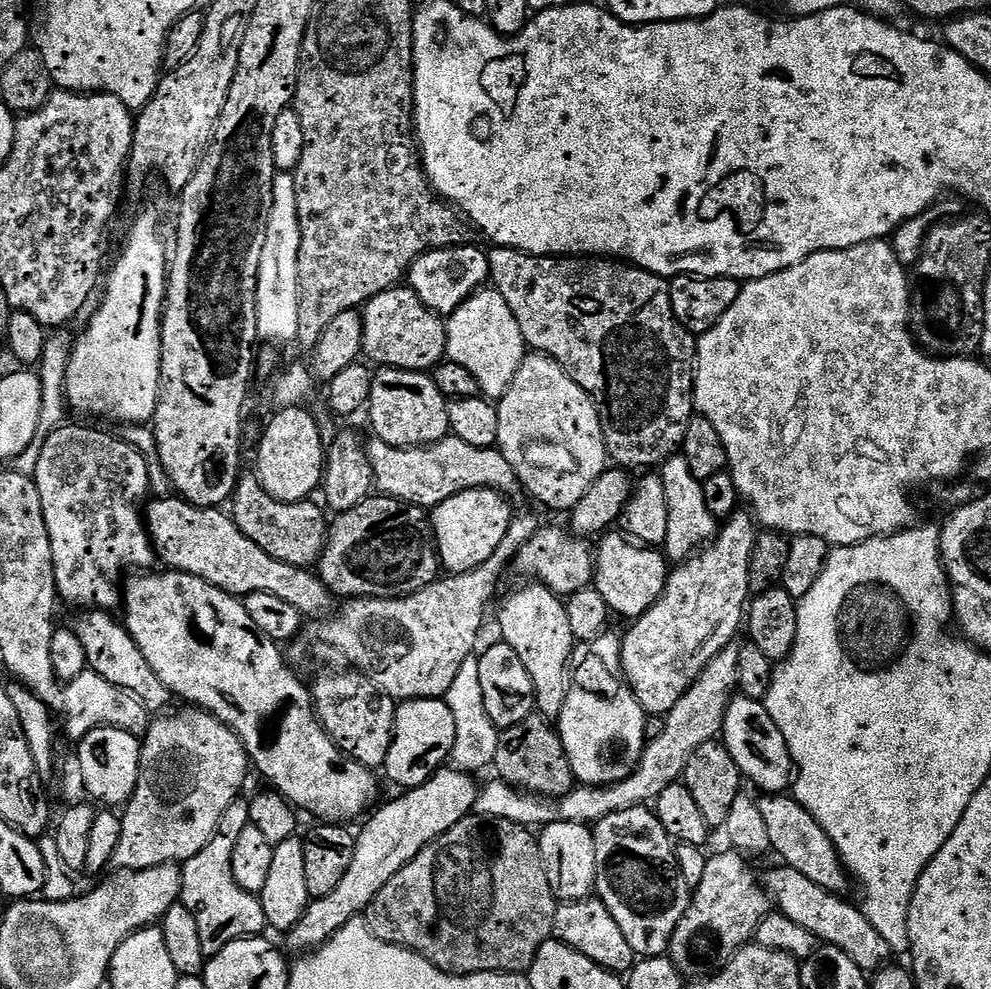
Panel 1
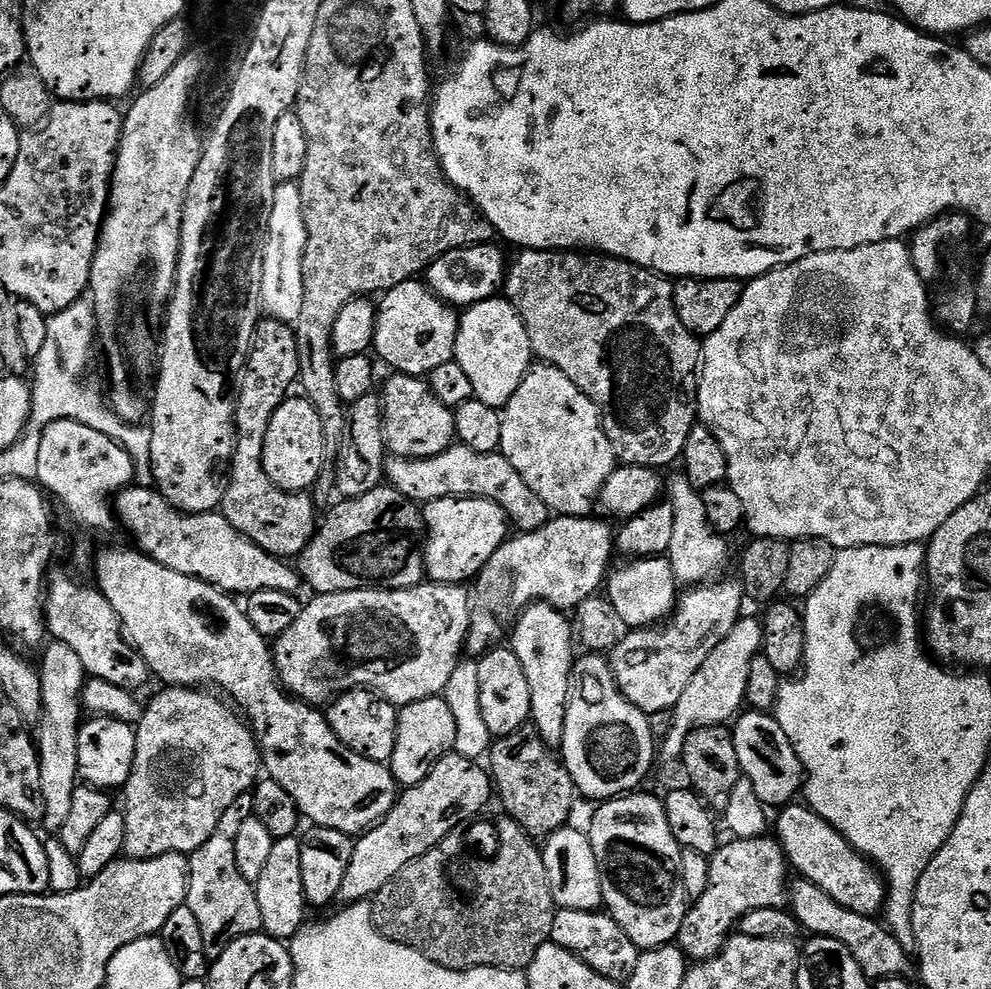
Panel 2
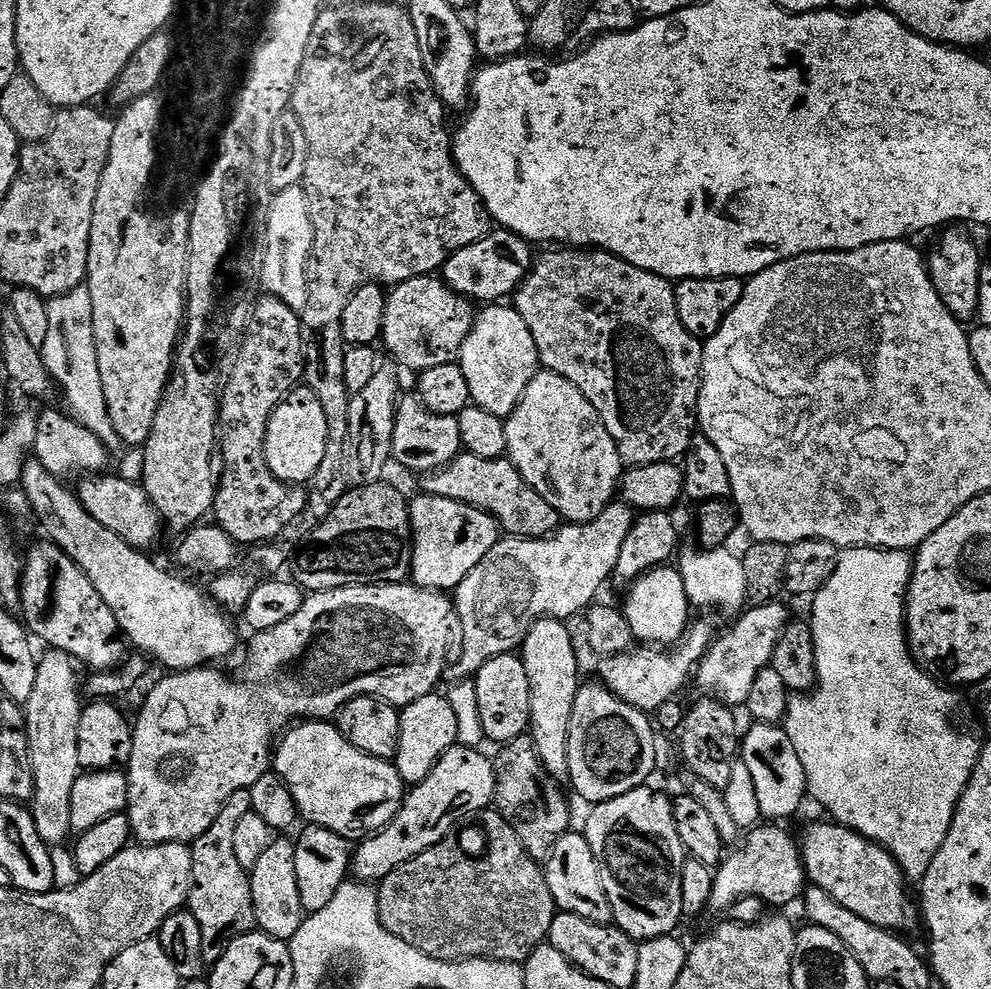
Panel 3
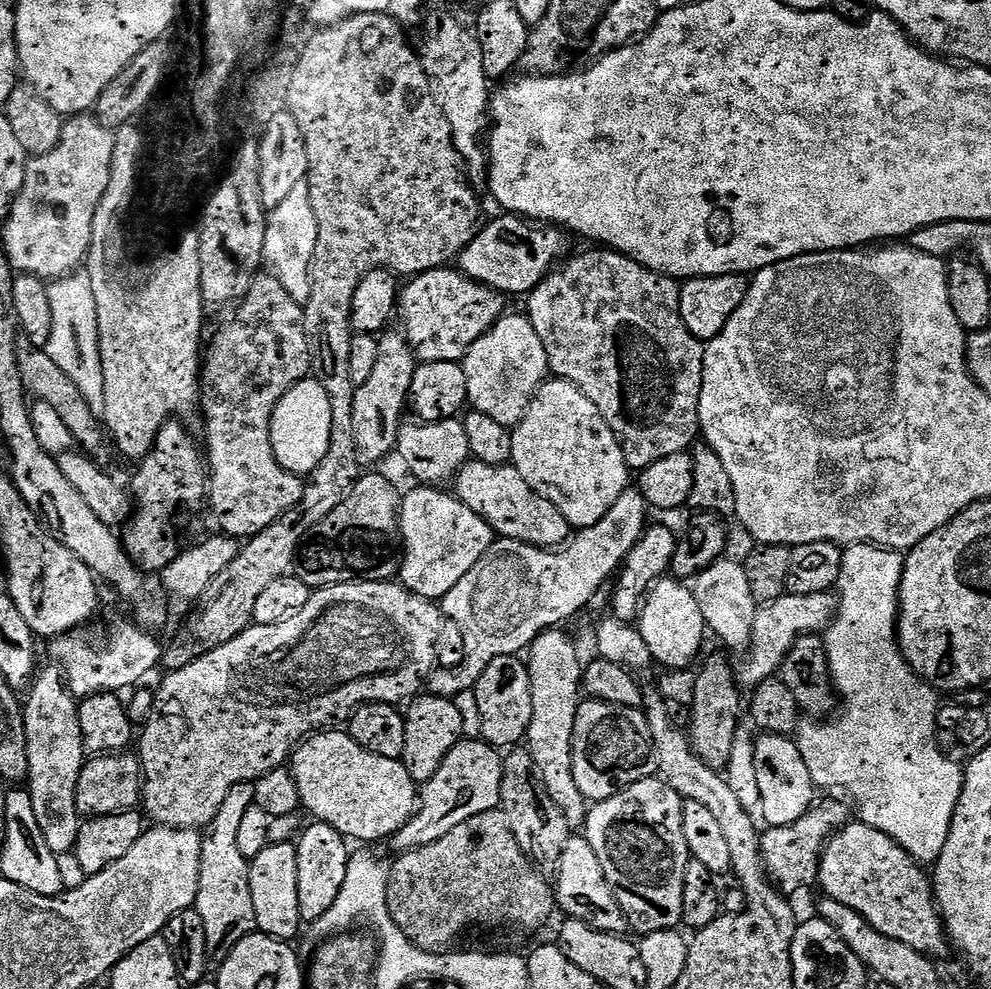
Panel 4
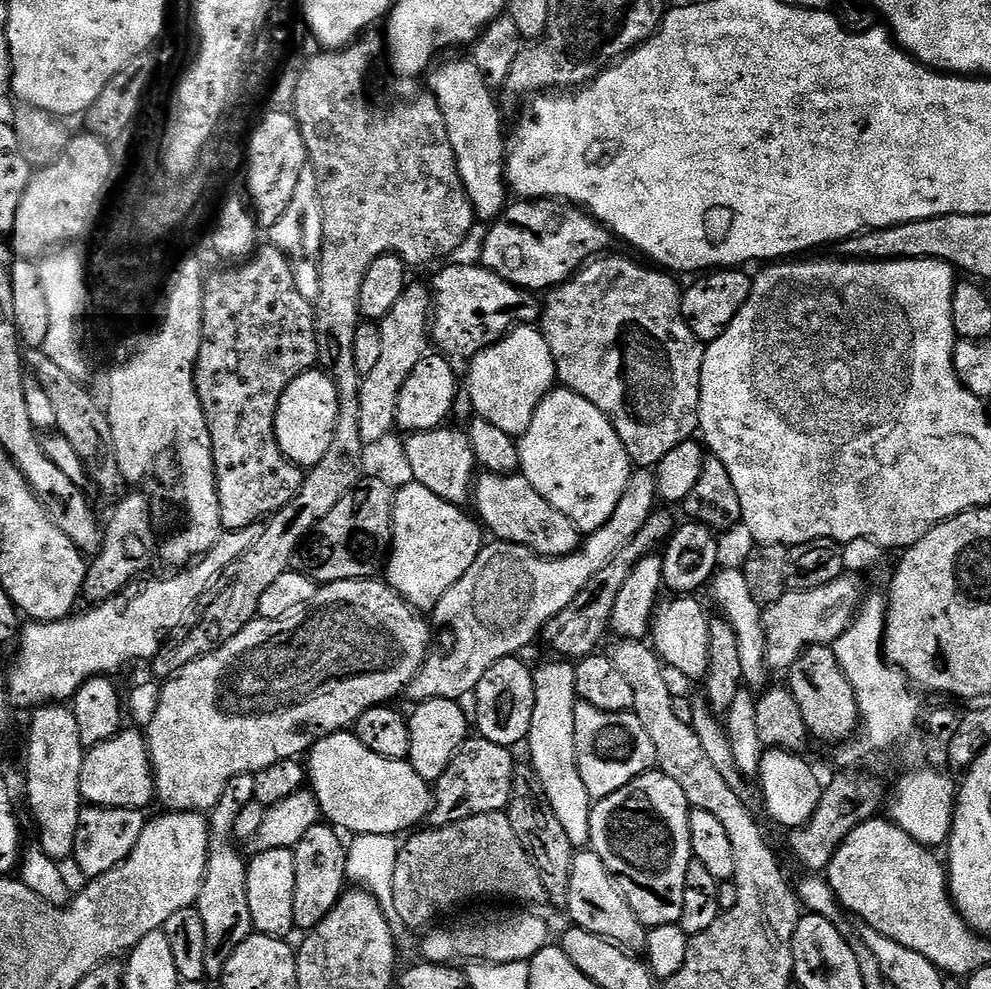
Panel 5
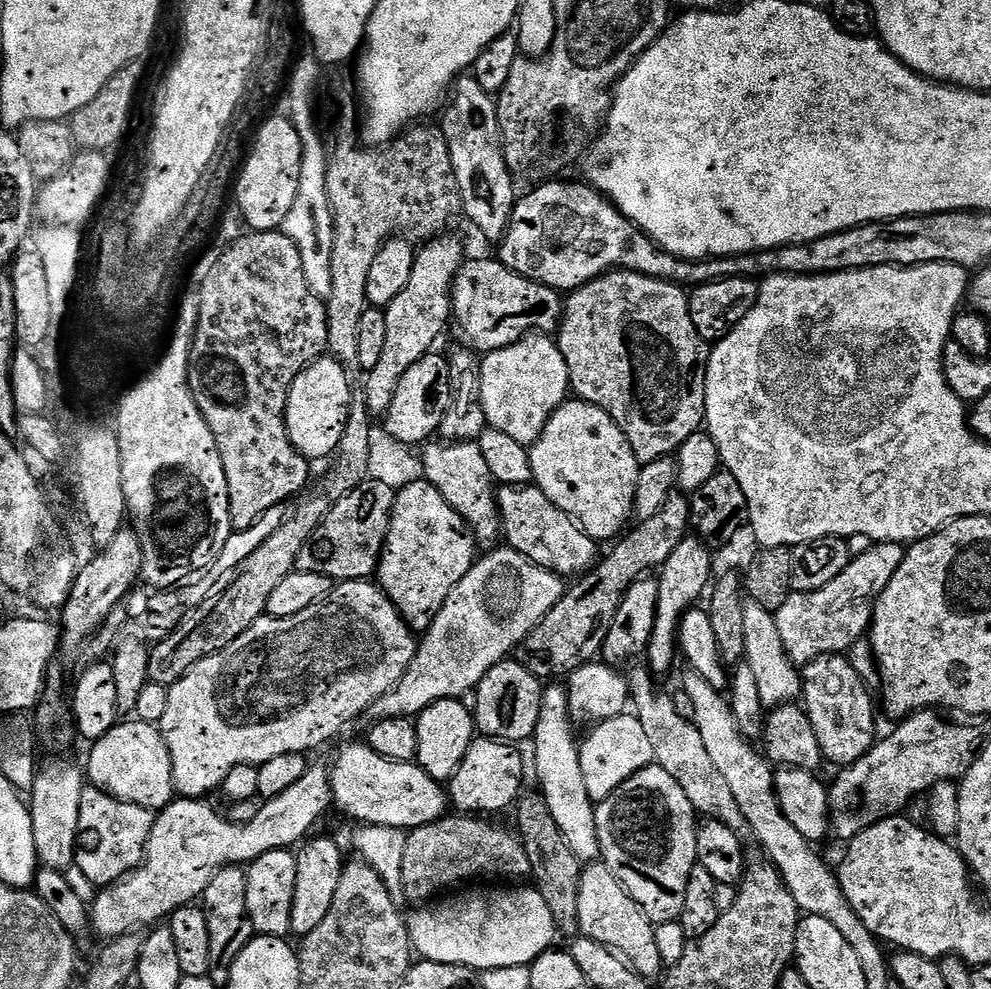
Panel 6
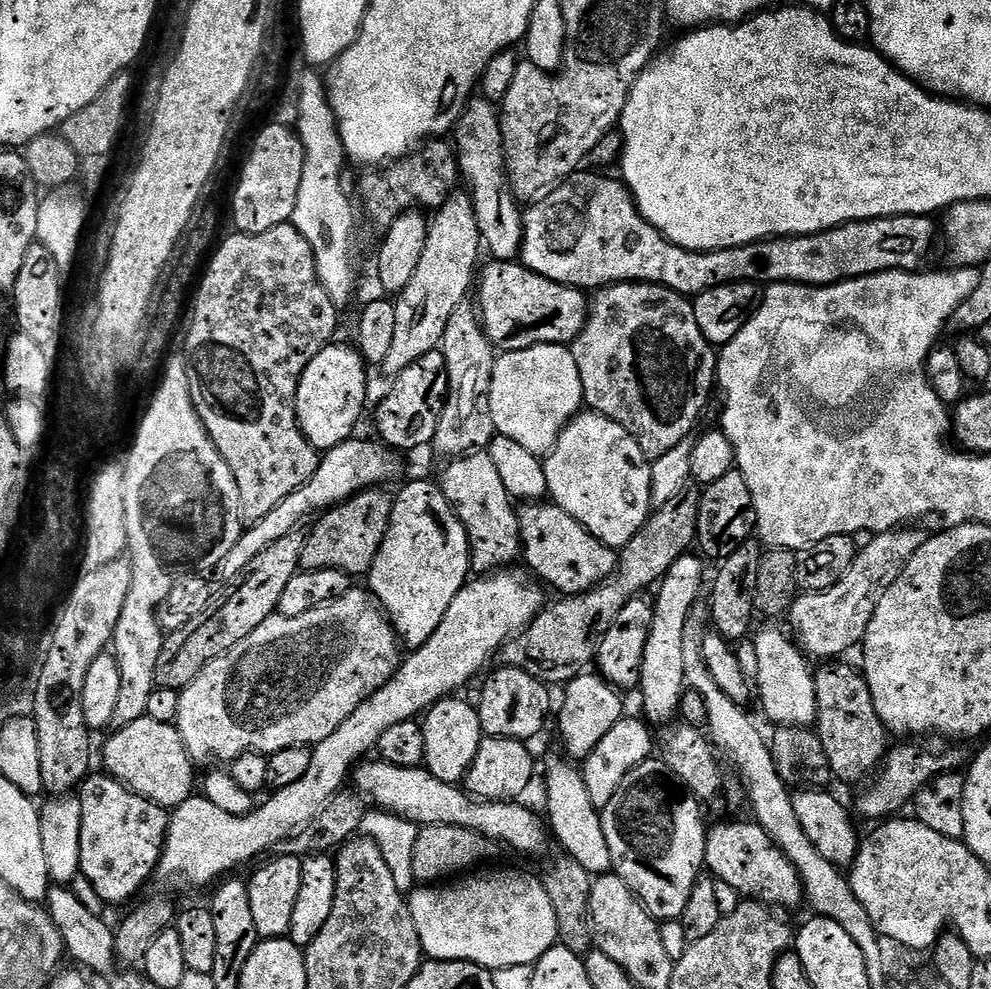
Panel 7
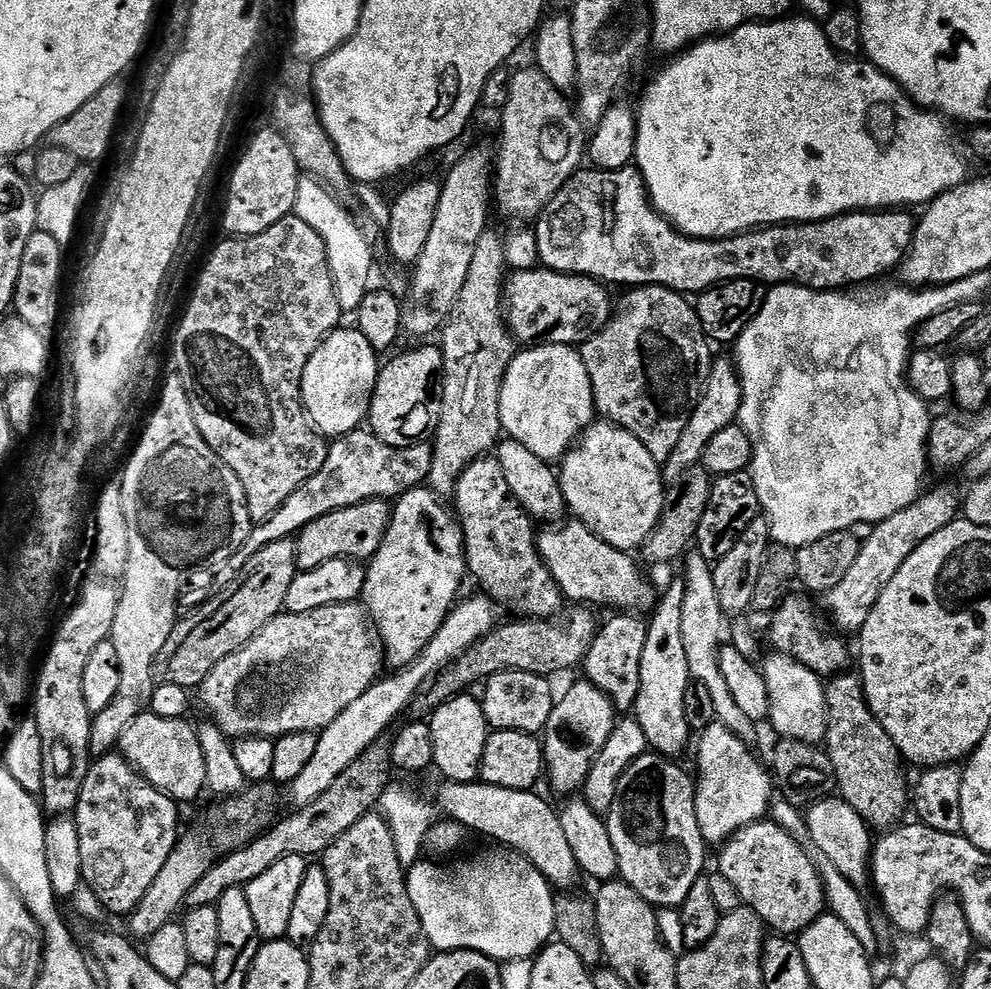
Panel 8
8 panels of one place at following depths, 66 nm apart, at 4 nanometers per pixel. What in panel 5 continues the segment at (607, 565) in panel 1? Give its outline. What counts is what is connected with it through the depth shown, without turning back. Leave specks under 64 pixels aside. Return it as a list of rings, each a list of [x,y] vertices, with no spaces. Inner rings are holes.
[[[680,594],[668,599],[672,600],[665,599],[652,618],[651,643],[673,673],[681,672],[688,680],[703,681],[710,666],[710,613],[696,601],[695,595]]]

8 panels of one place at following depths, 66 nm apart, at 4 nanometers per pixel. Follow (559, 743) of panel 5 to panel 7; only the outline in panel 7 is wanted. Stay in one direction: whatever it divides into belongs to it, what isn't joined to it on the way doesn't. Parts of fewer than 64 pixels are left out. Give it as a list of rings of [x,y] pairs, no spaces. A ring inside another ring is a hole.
[[[557,754],[548,760],[548,773],[544,776],[544,788],[548,791],[548,816],[546,812],[546,823],[550,829],[551,835],[560,839],[563,851],[570,858],[574,858],[574,862],[578,862],[578,866],[582,866],[582,870],[586,870],[594,878],[602,876],[613,871],[612,859],[610,858],[610,845],[606,843],[606,830],[602,830],[602,822],[600,821],[601,809],[594,806],[594,802],[590,802],[590,794],[586,790],[586,782],[584,781],[583,771],[573,761],[565,758],[563,755]]]

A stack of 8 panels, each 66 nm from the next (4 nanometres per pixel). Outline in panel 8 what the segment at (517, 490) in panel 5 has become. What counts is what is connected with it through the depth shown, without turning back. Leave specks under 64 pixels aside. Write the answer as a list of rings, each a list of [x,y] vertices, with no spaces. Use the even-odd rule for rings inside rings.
[[[575,518],[561,523],[559,526],[548,526],[545,528],[548,529],[536,536],[536,549],[540,552],[540,557],[546,566],[546,570],[550,570],[554,582],[560,587],[560,593],[564,595],[565,601],[575,602],[580,606],[597,606],[596,604],[601,604],[604,608],[612,608],[608,610],[619,610],[624,614],[648,614],[656,607],[658,588],[655,588],[640,573],[639,566],[632,561],[633,557],[629,553],[610,546],[605,540],[595,536],[585,524],[581,524]]]

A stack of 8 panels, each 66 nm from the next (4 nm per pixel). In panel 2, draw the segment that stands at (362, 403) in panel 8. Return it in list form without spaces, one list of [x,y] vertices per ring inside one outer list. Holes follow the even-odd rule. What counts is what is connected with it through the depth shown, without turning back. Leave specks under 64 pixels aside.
[[[303,395],[295,396],[281,402],[278,410],[274,410],[274,418],[270,418],[270,430],[266,430],[266,446],[264,447],[264,469],[266,474],[270,474],[270,482],[274,482],[282,491],[308,492],[326,468],[322,418],[318,418],[318,410],[314,410],[312,403]]]

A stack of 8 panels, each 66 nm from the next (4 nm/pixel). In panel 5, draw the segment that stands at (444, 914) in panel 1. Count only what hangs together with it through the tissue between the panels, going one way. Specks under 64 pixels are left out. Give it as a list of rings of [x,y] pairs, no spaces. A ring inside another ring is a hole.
[[[507,811],[474,814],[441,828],[428,826],[413,831],[405,840],[394,866],[391,911],[408,928],[431,929],[443,912],[479,896],[501,896],[517,900],[520,906],[536,906],[532,904],[545,899],[540,872],[518,842]]]

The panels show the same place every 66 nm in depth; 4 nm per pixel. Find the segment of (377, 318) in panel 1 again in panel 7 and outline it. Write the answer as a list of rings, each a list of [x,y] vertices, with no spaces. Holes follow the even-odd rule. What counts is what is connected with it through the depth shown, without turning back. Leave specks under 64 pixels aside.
[[[492,260],[486,264],[478,272],[474,300],[476,296],[480,325],[493,348],[513,352],[535,344],[568,346],[576,340],[586,326],[590,307],[589,297],[581,289],[542,278],[519,262]]]

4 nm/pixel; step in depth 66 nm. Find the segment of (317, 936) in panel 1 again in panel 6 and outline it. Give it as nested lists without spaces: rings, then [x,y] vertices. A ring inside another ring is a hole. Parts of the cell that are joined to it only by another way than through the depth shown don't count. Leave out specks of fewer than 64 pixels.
[[[477,735],[462,766],[447,781],[446,791],[451,807],[460,814],[496,814],[503,808],[511,809],[522,795],[524,784],[524,760],[515,743],[494,740],[491,736]]]

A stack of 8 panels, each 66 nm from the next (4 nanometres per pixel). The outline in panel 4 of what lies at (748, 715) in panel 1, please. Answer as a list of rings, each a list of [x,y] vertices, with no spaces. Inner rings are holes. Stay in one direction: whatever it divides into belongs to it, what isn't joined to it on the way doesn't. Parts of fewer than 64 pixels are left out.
[[[757,735],[754,746],[754,774],[758,774],[758,812],[759,815],[764,815],[763,823],[769,828],[790,826],[790,822],[798,822],[798,818],[802,818],[802,814],[806,814],[817,799],[818,789],[810,778],[810,770],[806,770],[806,761],[803,760],[795,739],[787,736]]]

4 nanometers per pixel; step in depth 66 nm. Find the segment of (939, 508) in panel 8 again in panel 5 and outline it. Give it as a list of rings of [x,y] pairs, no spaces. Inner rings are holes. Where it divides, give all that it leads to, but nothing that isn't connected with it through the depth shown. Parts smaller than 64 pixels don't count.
[[[845,574],[826,586],[814,590],[789,592],[778,602],[767,605],[764,613],[764,633],[766,634],[766,658],[769,669],[787,670],[793,662],[815,644],[835,645],[838,638],[852,625],[852,619],[859,612],[866,591],[860,585],[861,577]]]

